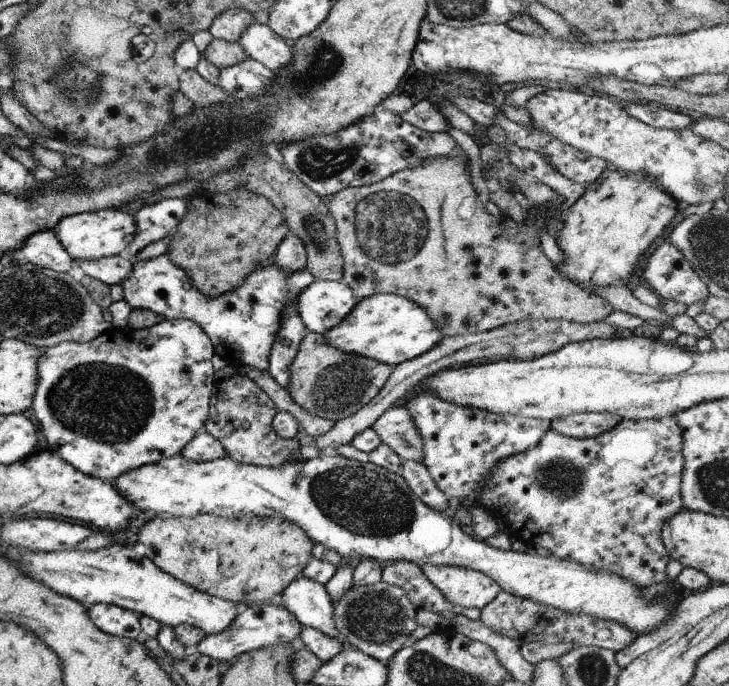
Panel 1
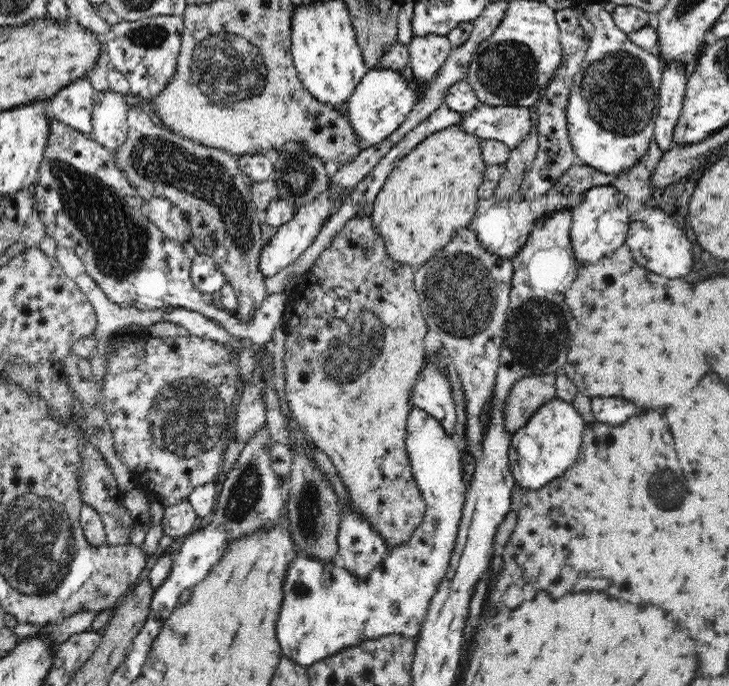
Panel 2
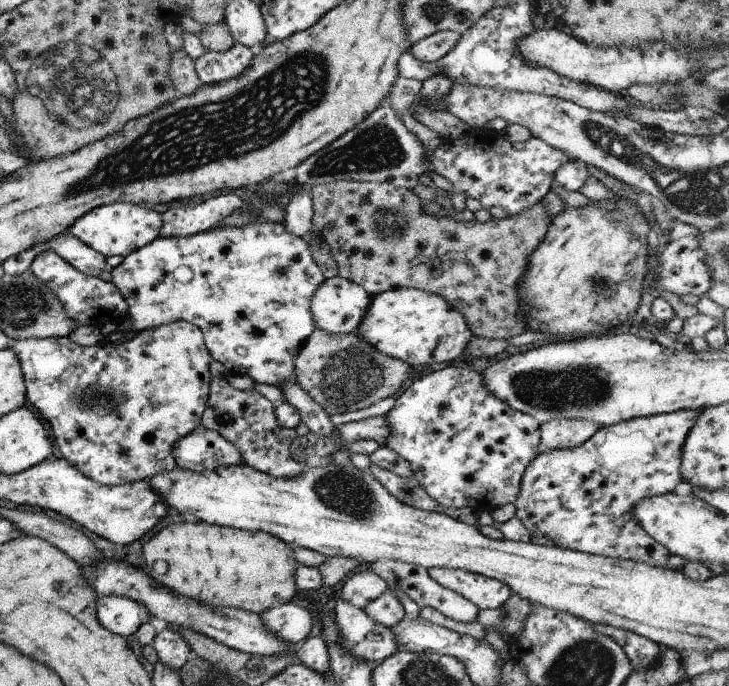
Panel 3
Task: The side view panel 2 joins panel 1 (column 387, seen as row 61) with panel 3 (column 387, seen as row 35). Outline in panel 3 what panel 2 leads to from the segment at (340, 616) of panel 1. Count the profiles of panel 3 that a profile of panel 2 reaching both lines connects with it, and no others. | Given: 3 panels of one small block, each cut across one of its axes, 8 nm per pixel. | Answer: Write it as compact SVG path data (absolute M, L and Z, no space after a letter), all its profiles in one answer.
M383 592L367 602L363 608L361 608L375 624L380 624L385 628L391 628L395 626L399 620L403 620L403 606L399 602L398 598L391 592Z

